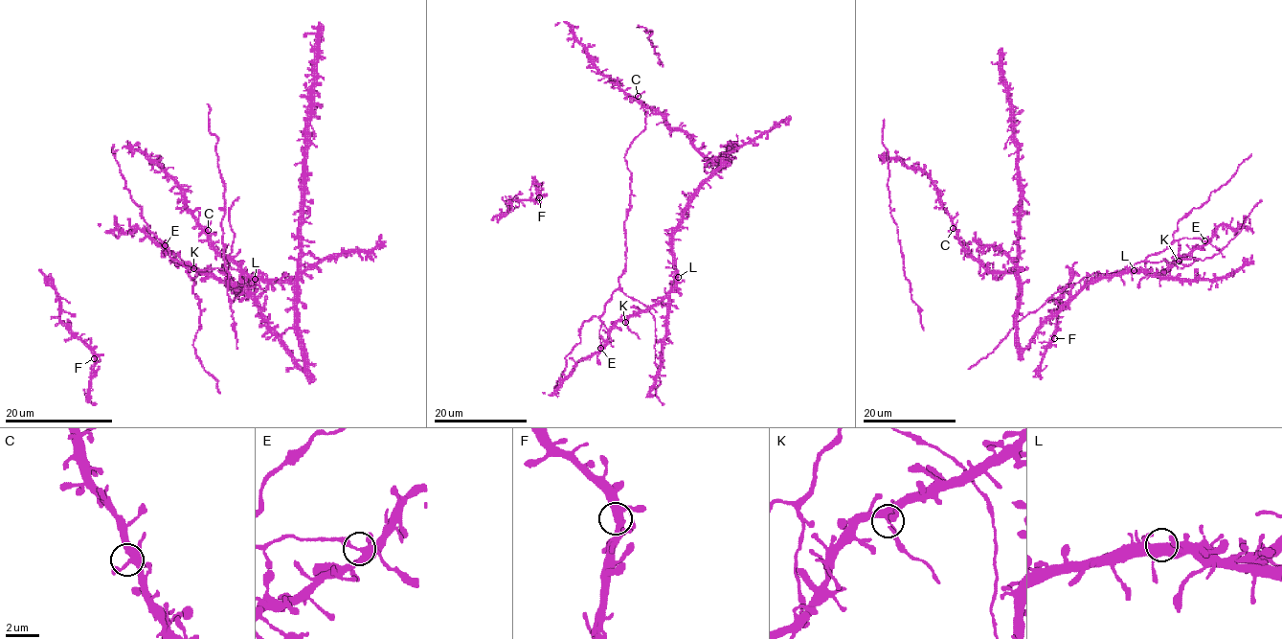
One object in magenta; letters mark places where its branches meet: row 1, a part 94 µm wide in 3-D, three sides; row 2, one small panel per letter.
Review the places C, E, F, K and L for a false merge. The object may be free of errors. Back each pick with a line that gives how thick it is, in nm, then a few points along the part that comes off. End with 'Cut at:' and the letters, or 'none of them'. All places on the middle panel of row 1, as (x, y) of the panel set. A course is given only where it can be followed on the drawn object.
K: calibre 320 nm; course (625, 321), (640, 339)
Cut at: K

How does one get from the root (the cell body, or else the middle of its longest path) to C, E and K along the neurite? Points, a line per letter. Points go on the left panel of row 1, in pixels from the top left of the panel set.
C: (250, 282), (248, 292), (258, 313), (291, 356), (306, 369), (294, 286), (251, 279), (214, 248), (208, 230)
E: (250, 282), (223, 283), (191, 266), (183, 265), (165, 245)
K: (250, 282), (223, 283), (216, 278), (201, 275), (193, 268)

